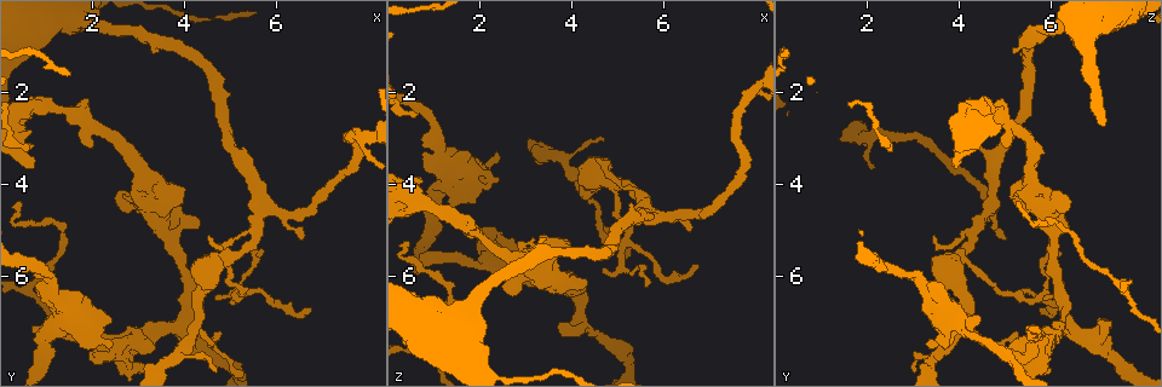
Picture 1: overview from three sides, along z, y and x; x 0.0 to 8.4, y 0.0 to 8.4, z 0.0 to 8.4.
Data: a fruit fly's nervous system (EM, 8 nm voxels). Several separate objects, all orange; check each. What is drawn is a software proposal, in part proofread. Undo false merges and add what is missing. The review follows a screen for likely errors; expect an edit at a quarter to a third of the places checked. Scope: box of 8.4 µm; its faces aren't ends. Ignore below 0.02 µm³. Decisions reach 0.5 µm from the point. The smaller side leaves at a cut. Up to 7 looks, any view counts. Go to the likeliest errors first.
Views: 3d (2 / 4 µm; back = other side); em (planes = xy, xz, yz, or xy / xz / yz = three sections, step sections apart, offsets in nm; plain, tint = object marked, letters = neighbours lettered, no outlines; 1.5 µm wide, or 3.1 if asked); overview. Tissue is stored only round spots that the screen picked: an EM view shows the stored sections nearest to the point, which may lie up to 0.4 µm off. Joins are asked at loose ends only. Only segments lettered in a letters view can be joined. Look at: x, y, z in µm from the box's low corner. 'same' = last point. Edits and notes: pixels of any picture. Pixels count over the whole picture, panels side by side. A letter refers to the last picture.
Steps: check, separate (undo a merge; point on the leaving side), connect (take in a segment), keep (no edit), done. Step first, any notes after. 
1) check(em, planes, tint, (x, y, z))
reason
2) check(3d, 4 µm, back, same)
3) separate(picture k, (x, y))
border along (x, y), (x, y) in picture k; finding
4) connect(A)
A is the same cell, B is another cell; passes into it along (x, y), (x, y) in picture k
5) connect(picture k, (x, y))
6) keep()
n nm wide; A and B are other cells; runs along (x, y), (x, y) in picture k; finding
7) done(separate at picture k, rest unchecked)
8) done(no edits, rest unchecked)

check(3d, 4 µm, back, (2.65, 4.25, 5.75))
branch stops here

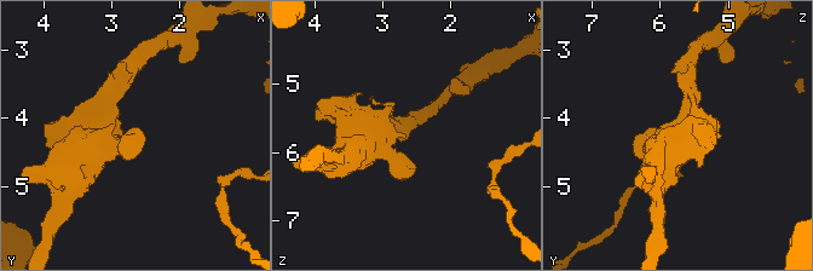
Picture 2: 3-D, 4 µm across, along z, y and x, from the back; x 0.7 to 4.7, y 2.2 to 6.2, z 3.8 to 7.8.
check(em, planes, letters, same)
need the tissue

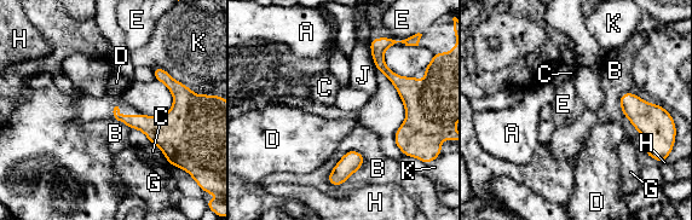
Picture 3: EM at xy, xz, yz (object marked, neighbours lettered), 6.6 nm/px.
keep()
A, B, C, D, E, G, H, J and K are other cells; border along (131, 127), (138, 128), (149, 140) in picture 3; none of them fits

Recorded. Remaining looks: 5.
check(em, xy, step 4, tint, (0.70, 7.25, 5.65))
branch stops here

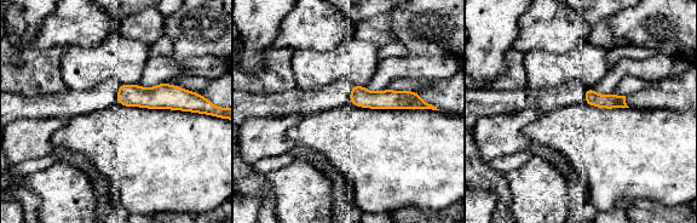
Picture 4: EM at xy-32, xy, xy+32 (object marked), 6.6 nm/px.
check(em, planes, letters, same)
another direction

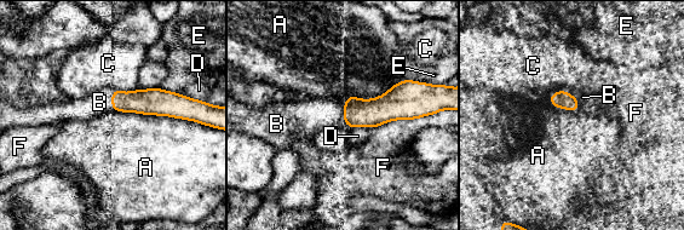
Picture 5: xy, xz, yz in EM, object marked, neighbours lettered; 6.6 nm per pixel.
connect(B)
B is the same cell, A, C, D, E and F are other cells; it goes on there

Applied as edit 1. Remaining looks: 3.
done(connect at picture 5, rest unchecked)

